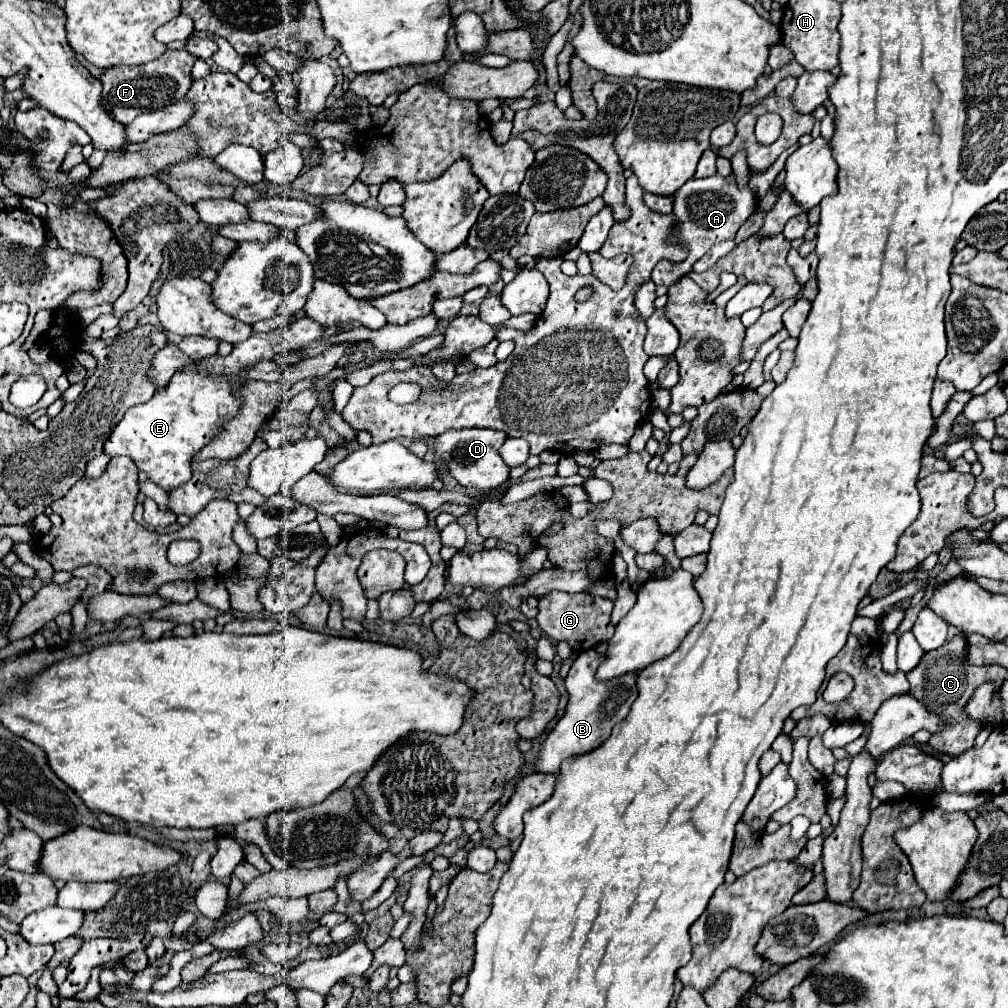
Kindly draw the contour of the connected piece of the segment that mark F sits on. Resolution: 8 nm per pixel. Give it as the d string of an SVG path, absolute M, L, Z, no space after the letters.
M167 51L161 57L143 63L143 65L115 65L105 69L97 79L103 85L101 91L101 105L107 109L107 113L127 125L127 121L133 121L139 113L163 109L163 105L171 105L175 101L181 101L191 87L191 69L197 59L191 57L187 51Z

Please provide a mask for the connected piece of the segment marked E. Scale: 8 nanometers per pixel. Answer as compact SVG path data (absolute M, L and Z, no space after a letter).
M309 317L291 321L279 329L251 335L249 339L233 345L233 353L227 357L215 355L203 361L195 361L193 367L187 367L183 373L175 373L163 393L155 393L151 401L131 407L111 437L105 443L105 453L127 455L133 463L149 475L153 483L171 491L191 479L191 459L193 455L211 441L223 427L223 423L237 413L239 401L235 397L241 385L231 385L231 379L247 367L255 365L259 359L273 359L275 355L289 351L291 347L301 347L303 343L313 343L323 335L325 327Z

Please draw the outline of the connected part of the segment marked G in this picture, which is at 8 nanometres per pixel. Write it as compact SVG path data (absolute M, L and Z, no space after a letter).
M551 591L543 597L539 597L539 613L537 621L543 631L555 639L555 641L565 641L571 647L579 647L579 651L587 651L591 647L597 647L603 641L609 641L613 637L615 627L611 625L611 615L613 611L613 601L603 599L603 597L593 597L589 593L565 593L565 591Z

